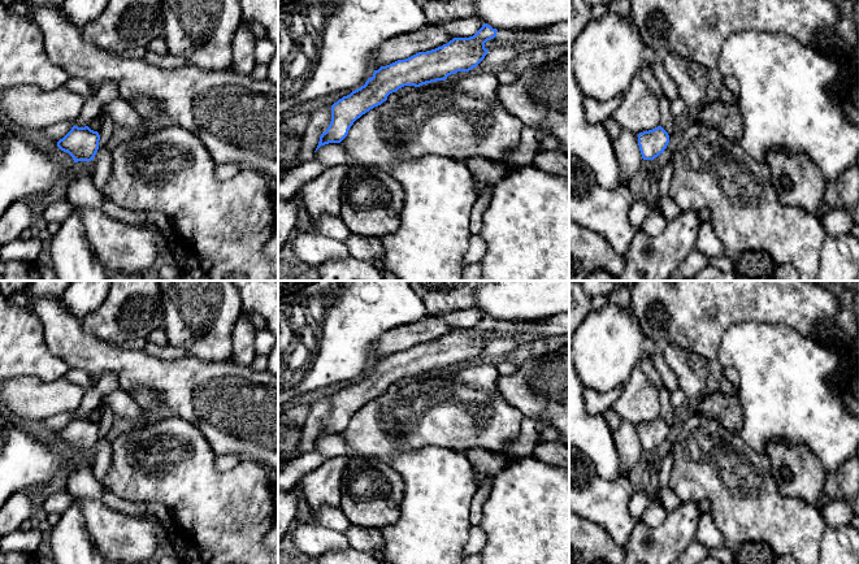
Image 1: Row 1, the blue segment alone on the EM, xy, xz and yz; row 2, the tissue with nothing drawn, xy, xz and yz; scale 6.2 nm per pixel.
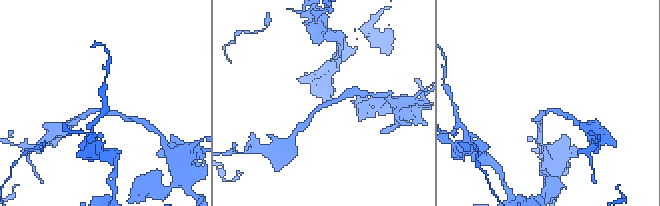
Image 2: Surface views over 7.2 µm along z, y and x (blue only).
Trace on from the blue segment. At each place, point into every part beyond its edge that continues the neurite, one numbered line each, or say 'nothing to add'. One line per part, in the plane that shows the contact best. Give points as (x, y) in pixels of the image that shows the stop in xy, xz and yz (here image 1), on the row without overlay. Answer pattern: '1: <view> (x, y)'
nothing to add

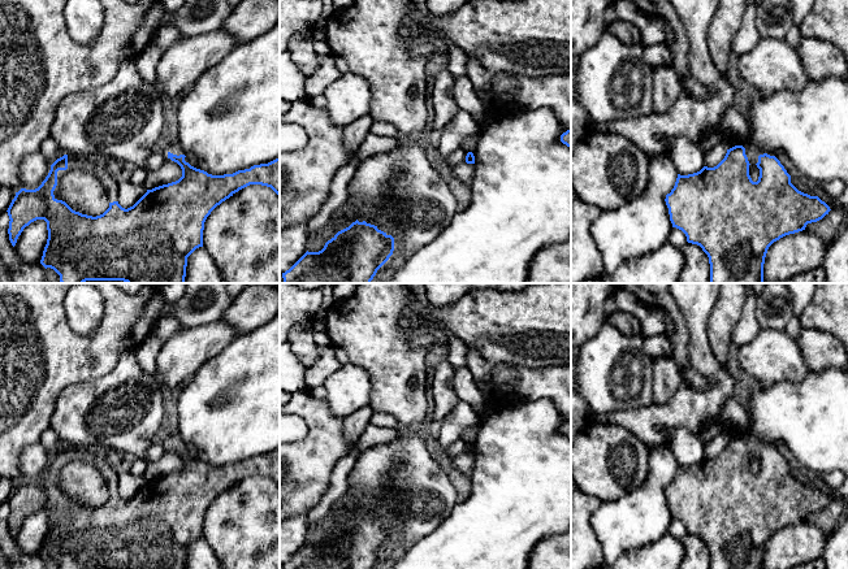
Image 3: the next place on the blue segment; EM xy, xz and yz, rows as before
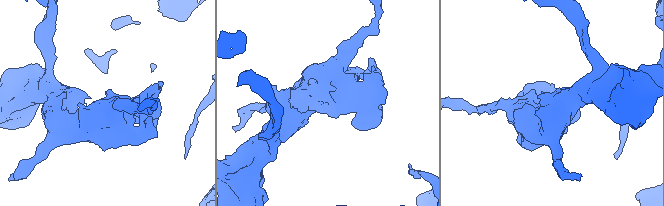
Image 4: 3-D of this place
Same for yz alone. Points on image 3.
1: yz (752, 443)

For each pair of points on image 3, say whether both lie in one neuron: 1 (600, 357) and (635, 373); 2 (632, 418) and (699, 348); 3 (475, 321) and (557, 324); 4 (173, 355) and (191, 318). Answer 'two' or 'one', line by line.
1: one
2: one
3: one
4: two

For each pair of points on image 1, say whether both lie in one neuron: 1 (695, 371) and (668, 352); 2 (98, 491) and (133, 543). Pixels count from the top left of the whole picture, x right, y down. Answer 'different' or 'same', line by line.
1: same
2: different

